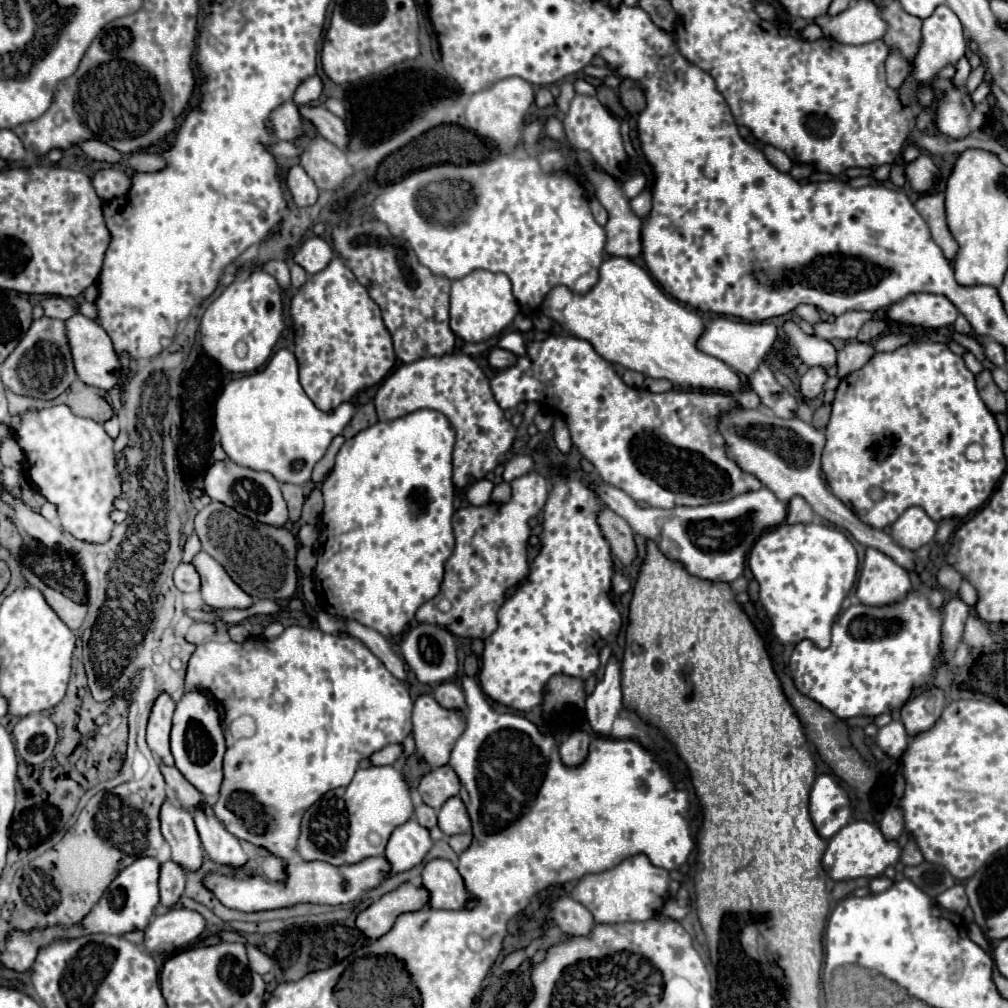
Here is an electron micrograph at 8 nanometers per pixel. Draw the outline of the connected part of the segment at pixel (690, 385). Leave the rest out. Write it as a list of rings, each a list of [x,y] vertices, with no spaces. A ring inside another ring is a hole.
[[[612,256],[604,260],[604,264],[600,266],[600,280],[588,294],[580,296],[580,294],[572,294],[564,286],[556,286],[544,300],[542,312],[548,318],[556,320],[564,328],[564,332],[576,338],[588,340],[604,360],[618,364],[626,370],[636,370],[646,378],[670,380],[676,388],[684,388],[684,390],[702,390],[702,392],[718,392],[718,394],[738,394],[740,390],[744,390],[744,380],[734,368],[698,350],[696,344],[706,332],[704,320],[694,310],[666,296],[660,290],[660,286],[652,280],[652,276],[628,258]]]

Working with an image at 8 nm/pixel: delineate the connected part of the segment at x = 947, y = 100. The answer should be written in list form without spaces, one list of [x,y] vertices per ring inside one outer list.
[[[948,66],[940,72],[932,88],[920,90],[920,106],[930,106],[936,96],[936,90],[944,92],[944,96],[938,100],[938,106],[936,106],[936,118],[934,118],[936,126],[940,132],[952,138],[960,138],[984,124],[984,118],[990,106],[988,102],[980,106],[972,106],[970,96],[952,86],[950,82],[952,76],[954,76],[954,66]]]

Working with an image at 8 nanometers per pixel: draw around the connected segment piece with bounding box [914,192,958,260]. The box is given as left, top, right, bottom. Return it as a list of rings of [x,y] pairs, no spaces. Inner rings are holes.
[[[930,192],[930,194],[922,194],[916,200],[916,210],[922,214],[922,218],[928,222],[930,232],[934,242],[942,248],[944,256],[948,260],[956,258],[958,252],[958,242],[952,238],[948,224],[946,224],[946,214],[944,214],[944,194],[942,192]]]

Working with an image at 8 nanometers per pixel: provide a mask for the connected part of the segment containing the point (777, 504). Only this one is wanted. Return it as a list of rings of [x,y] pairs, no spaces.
[[[594,480],[588,484],[598,498],[612,508],[618,516],[622,516],[634,532],[642,534],[644,538],[656,540],[660,550],[668,554],[672,560],[680,560],[686,564],[688,572],[706,578],[706,580],[720,580],[720,582],[734,582],[738,576],[744,574],[746,562],[748,562],[748,552],[756,544],[756,540],[780,526],[786,520],[786,504],[780,502],[768,488],[760,488],[754,492],[740,494],[736,498],[730,498],[726,502],[716,502],[716,504],[706,504],[706,506],[678,506],[678,508],[638,508],[636,502],[624,494],[620,488]]]

